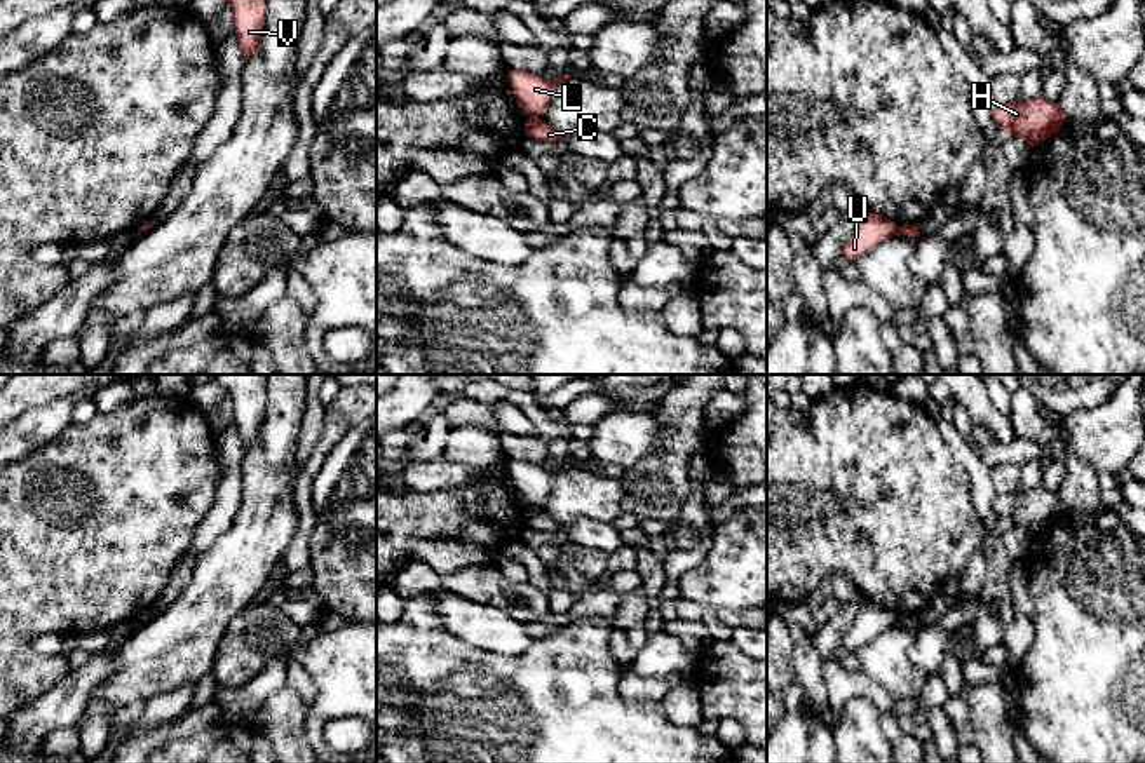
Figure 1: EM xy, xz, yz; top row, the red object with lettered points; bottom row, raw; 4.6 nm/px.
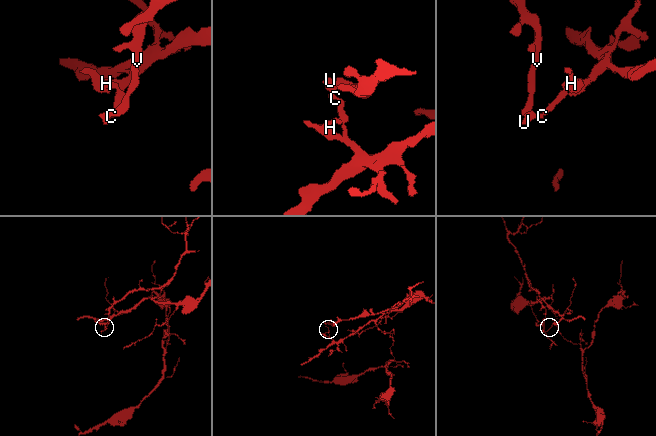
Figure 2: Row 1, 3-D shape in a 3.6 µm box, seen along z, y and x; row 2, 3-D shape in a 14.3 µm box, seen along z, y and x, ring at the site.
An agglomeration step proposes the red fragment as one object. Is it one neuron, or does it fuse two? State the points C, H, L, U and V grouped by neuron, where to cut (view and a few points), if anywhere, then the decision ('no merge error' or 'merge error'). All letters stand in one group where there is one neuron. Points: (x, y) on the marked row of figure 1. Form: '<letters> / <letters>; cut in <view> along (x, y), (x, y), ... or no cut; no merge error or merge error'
C H / L U V; cut in xz along (530, 115), (537, 117); merge error

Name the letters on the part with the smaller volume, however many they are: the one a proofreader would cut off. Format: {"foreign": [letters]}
{"foreign": ["L", "U", "V"]}

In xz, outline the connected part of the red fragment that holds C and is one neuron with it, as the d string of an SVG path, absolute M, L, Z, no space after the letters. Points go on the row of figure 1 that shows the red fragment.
M530 117L525 125L525 136L533 138L537 141L561 141L563 134L549 127L542 118Z

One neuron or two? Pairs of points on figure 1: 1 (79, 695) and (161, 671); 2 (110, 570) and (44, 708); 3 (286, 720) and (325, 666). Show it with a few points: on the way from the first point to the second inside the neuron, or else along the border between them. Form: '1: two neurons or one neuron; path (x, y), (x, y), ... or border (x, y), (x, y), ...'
1: two neurons; border (114, 657), (114, 671), (89, 697)
2: two neurons; border (72, 669), (20, 708)
3: two neurons; border (307, 709), (305, 737), (311, 744)

